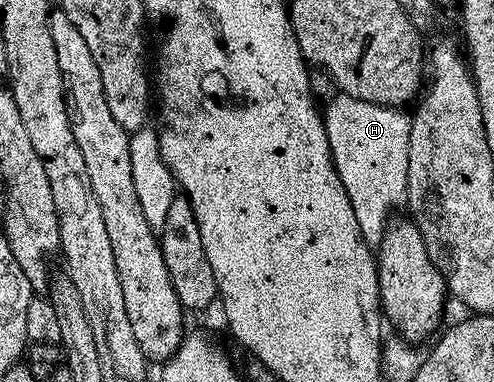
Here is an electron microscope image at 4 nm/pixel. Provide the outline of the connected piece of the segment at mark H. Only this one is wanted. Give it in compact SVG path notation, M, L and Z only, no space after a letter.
M339 93L331 101L326 102L322 110L325 135L329 139L329 151L335 164L337 175L341 179L341 187L345 187L345 195L349 195L349 203L353 203L353 215L357 215L357 227L361 227L361 235L367 244L378 246L383 238L391 212L399 200L407 197L407 176L409 175L409 131L411 117L402 108L390 105L374 105L351 97L348 93Z

